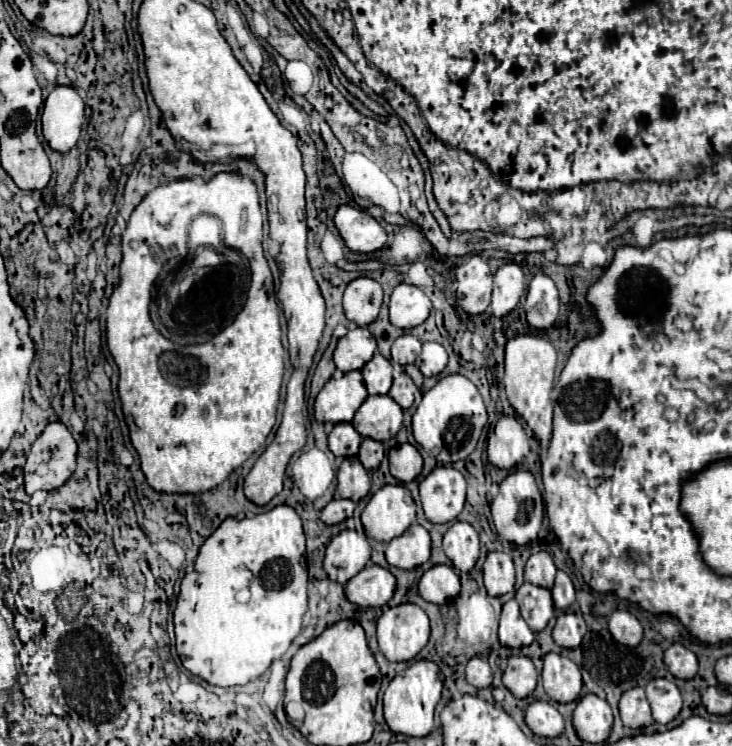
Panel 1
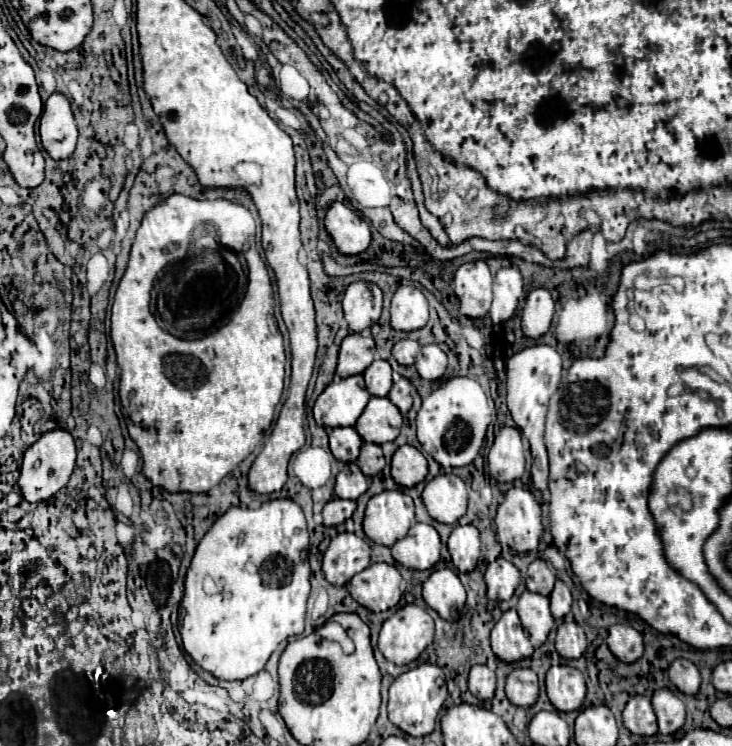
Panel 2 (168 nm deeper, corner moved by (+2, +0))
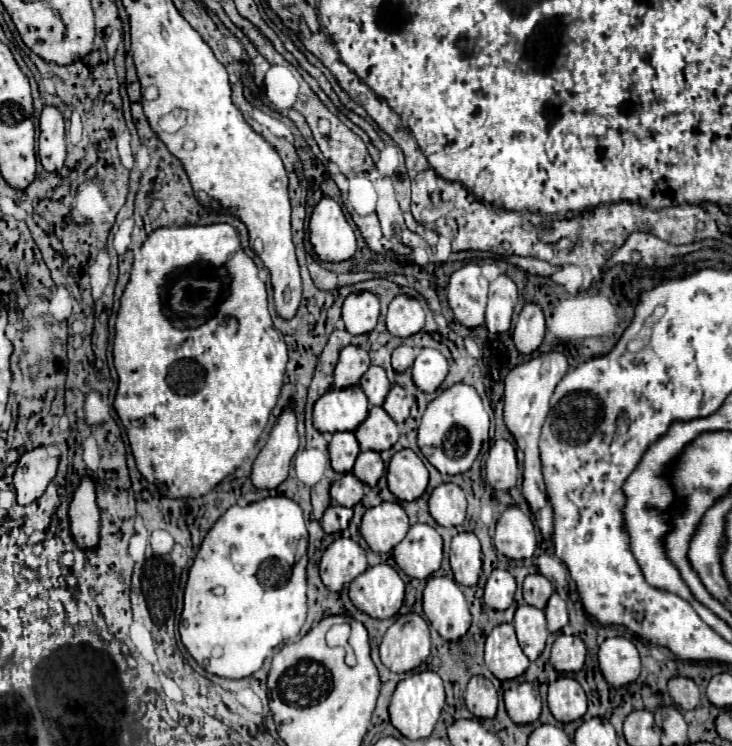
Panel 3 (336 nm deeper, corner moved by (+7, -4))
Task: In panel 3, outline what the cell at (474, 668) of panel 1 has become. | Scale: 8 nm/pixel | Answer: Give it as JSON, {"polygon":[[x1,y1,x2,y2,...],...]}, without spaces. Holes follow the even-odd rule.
{"polygon":[[474,675,468,681,468,687,464,691,466,707,474,713,478,719,488,719,496,715,496,705,498,705,498,693,492,685,490,679,482,675]]}

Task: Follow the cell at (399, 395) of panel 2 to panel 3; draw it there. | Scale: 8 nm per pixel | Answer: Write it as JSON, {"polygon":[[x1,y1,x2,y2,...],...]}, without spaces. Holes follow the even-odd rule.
{"polygon":[[394,383,382,407,386,409,386,413,396,423,402,423,408,417,408,413,410,413,410,399,408,399,408,393,404,391,404,387,400,387,400,385]]}

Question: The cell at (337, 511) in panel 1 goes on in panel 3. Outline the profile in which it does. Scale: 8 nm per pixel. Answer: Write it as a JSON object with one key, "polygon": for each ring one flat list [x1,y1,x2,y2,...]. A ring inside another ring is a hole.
{"polygon":[[332,503,324,511,324,517,320,521,320,527,324,529,324,533,338,533,338,531,344,531,348,527,348,521,350,519,352,519,352,508,342,507,338,503]]}

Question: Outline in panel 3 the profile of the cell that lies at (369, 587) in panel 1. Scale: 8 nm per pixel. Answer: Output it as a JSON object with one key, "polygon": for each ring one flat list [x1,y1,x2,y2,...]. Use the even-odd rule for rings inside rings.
{"polygon":[[390,565,368,567,348,585,352,603,374,619,388,619,398,613,404,601,404,581]]}

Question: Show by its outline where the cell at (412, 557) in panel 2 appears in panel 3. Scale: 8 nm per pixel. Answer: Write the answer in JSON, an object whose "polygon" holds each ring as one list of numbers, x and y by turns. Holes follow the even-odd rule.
{"polygon":[[412,525,404,541,392,549,396,565,416,579,428,579,442,563,442,537,430,525]]}

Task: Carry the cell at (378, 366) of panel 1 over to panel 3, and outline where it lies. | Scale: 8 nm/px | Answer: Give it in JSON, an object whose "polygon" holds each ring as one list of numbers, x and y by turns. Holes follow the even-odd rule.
{"polygon":[[372,365,360,379,360,387,362,391,366,393,370,405,382,405,386,395,388,395,388,389,390,389,390,381,386,377,386,371,382,367,376,367]]}

